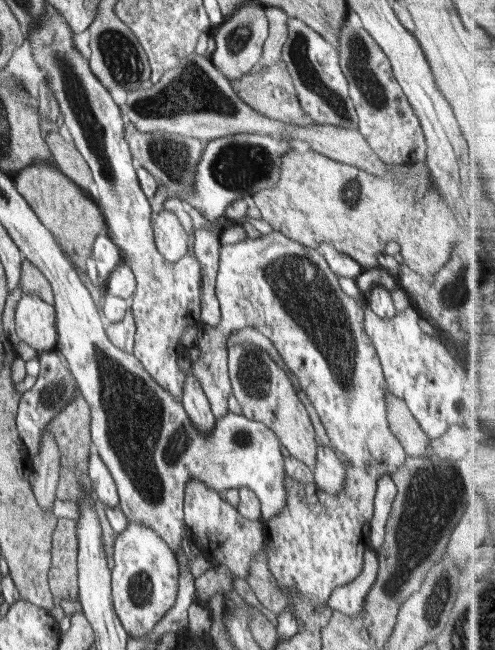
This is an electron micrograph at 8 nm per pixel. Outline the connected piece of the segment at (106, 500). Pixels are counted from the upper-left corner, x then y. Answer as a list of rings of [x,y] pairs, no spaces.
[[[94,447],[91,448],[88,462],[87,471],[92,481],[95,498],[102,501],[105,506],[119,505],[119,494],[111,472]]]

